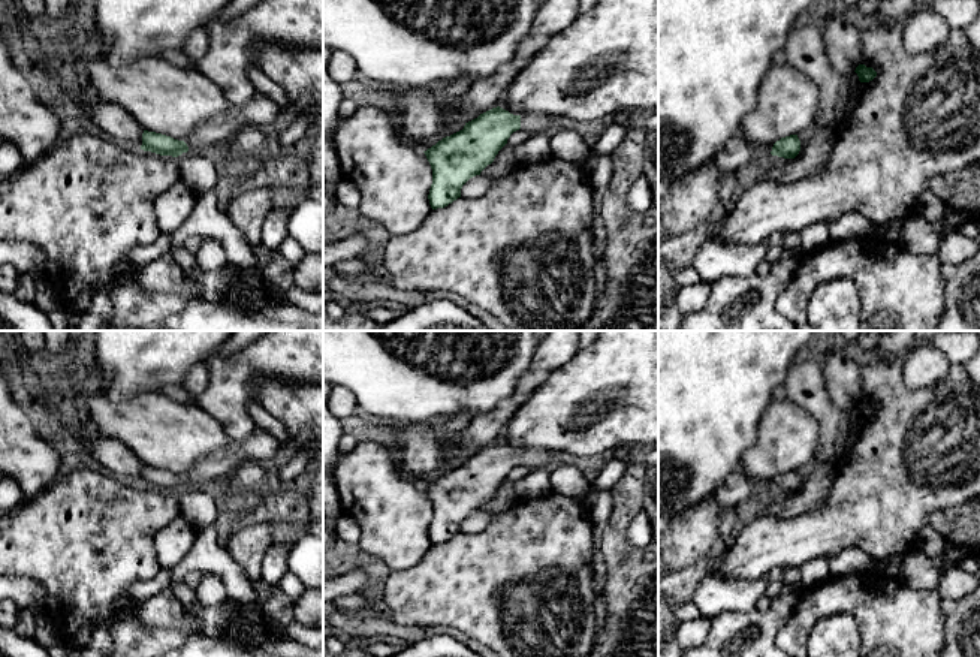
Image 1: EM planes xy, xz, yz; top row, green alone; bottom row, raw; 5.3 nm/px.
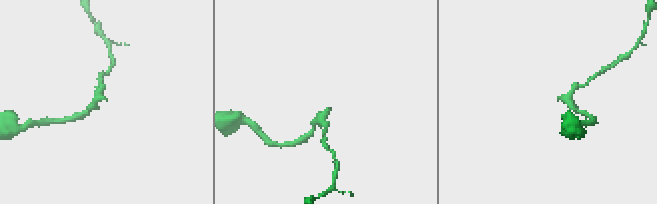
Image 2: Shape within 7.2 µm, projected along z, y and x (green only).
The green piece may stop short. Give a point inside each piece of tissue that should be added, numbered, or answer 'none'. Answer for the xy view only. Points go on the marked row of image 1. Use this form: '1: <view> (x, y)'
1: xy (261, 111)

